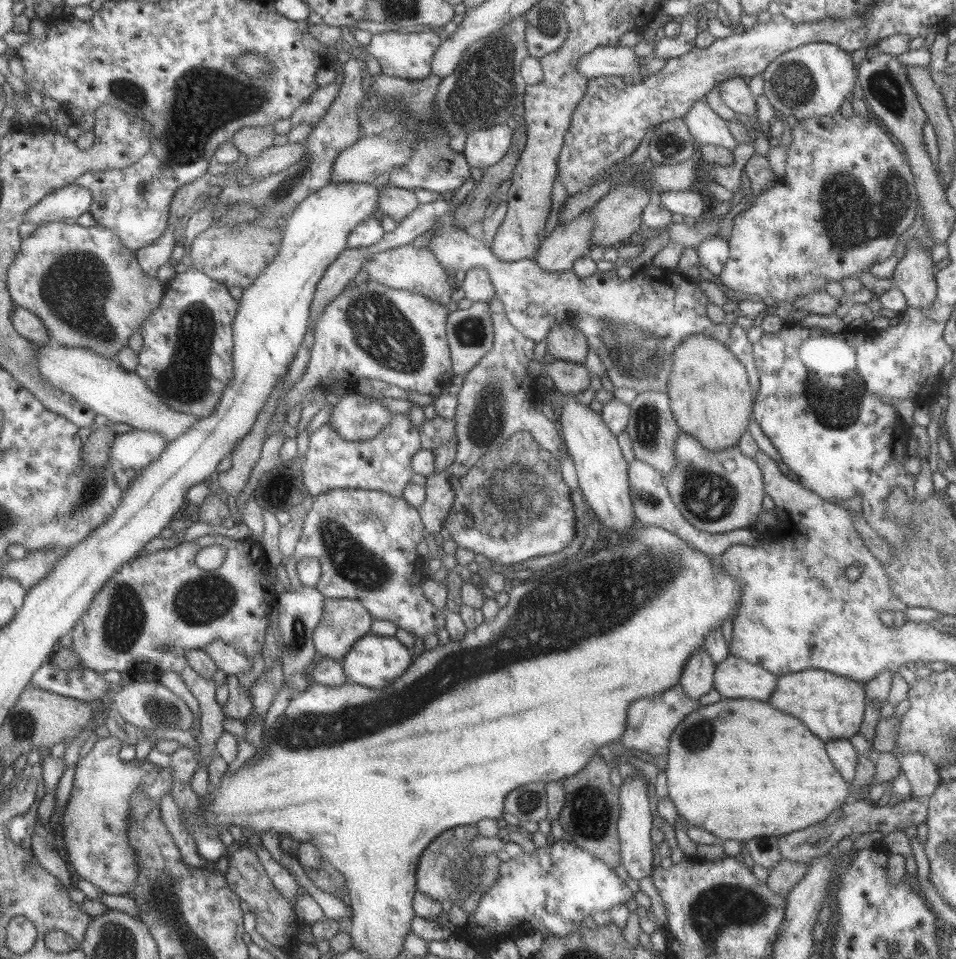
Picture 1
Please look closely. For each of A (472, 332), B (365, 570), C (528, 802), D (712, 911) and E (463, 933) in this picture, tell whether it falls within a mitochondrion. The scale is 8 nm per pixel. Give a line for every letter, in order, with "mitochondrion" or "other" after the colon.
A: mitochondrion
B: mitochondrion
C: mitochondrion
D: mitochondrion
E: other

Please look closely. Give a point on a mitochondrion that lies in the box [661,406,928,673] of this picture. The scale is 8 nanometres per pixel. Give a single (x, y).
(708, 497)

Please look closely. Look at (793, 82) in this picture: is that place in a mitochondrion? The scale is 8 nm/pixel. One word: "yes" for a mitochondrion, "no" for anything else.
yes

